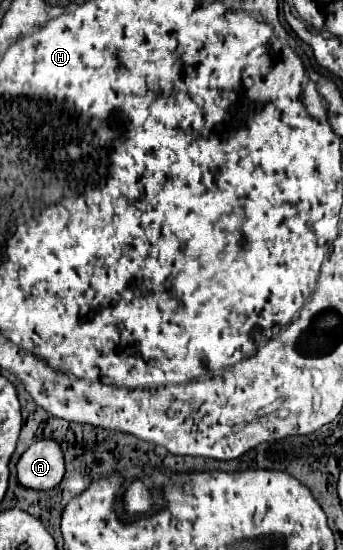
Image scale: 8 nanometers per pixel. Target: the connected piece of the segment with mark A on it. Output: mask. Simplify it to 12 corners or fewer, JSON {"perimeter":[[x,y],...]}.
{"perimeter":[[54,440],[32,444],[18,460],[18,482],[52,490],[64,476]]}

